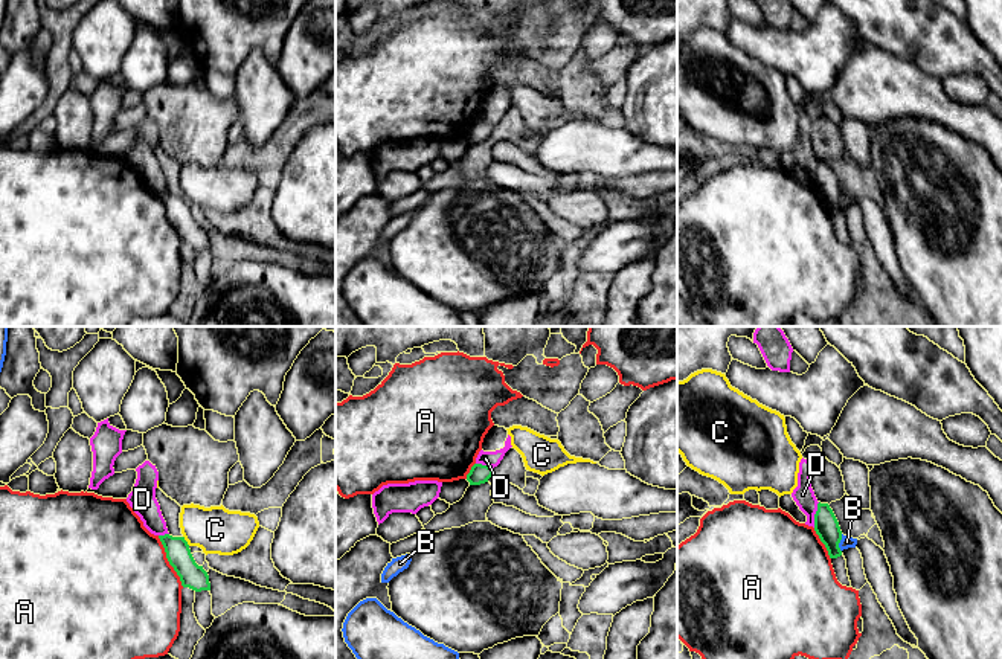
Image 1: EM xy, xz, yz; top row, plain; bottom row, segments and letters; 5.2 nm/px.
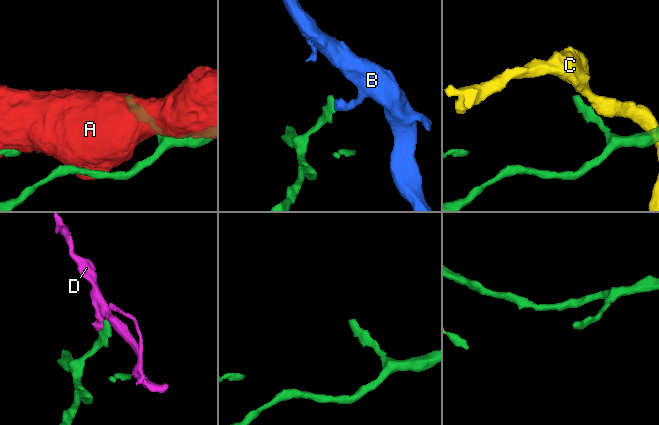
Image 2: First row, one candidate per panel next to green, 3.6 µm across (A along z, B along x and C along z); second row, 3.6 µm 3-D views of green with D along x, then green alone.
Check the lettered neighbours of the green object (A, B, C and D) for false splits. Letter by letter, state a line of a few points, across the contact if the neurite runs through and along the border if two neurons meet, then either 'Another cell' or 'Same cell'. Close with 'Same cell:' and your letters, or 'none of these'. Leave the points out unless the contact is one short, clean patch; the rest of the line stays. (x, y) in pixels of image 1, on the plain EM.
A: Another cell
B: Another cell
C: Another cell
D: Line: yz (819, 160), (813, 185). Another cell
Same cell: none of these

